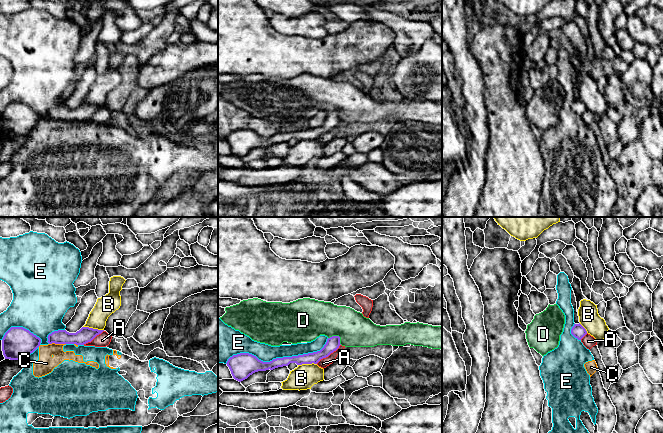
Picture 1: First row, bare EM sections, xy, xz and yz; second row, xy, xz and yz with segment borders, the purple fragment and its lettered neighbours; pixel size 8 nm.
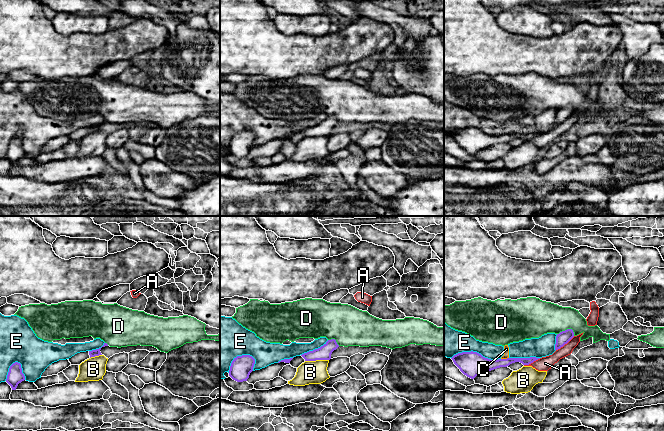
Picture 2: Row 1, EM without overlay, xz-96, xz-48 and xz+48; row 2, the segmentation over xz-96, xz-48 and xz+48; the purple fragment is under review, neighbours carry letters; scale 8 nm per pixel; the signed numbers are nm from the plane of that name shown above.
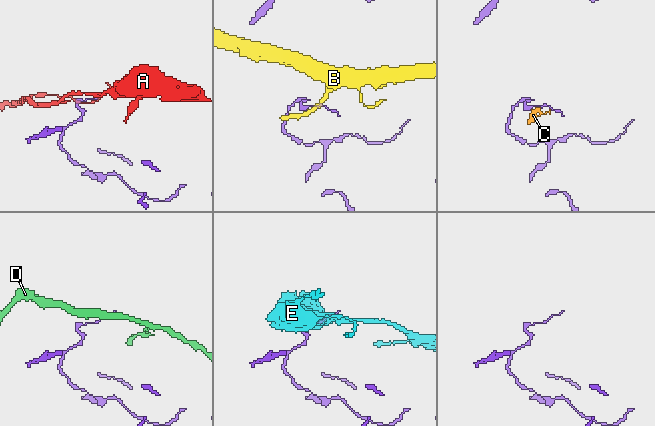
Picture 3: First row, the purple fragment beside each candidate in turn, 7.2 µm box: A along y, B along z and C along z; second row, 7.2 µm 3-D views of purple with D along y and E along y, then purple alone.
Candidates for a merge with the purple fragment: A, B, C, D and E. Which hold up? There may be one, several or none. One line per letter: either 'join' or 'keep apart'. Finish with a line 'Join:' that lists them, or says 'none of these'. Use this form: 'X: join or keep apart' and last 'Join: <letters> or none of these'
A: keep apart
B: keep apart
C: keep apart
D: keep apart
E: keep apart
Join: none of these

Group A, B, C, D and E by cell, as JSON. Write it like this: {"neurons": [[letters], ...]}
{"neurons": [["A"], ["B"], ["C", "E"], ["D"]]}

